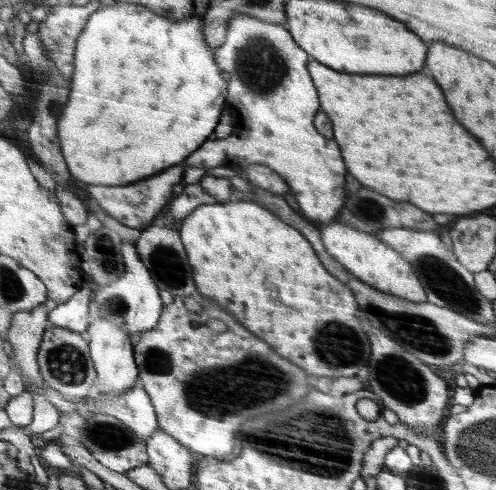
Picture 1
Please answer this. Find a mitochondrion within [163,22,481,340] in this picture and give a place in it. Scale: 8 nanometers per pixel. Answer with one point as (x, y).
(261, 66)

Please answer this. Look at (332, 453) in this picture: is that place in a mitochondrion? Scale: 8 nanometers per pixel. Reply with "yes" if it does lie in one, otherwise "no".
yes

